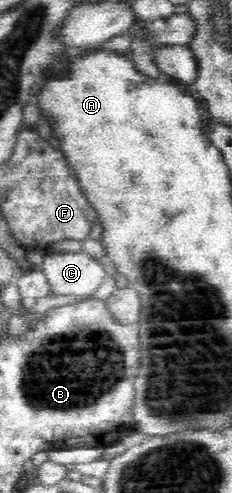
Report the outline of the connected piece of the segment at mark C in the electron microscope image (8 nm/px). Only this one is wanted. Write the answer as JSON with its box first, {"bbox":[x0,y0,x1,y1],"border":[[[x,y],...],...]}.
{"bbox":[42,252,110,298],"border":[[[52,252],[44,256],[42,266],[51,282],[52,295],[89,298],[110,274],[110,268],[84,252]]]}

